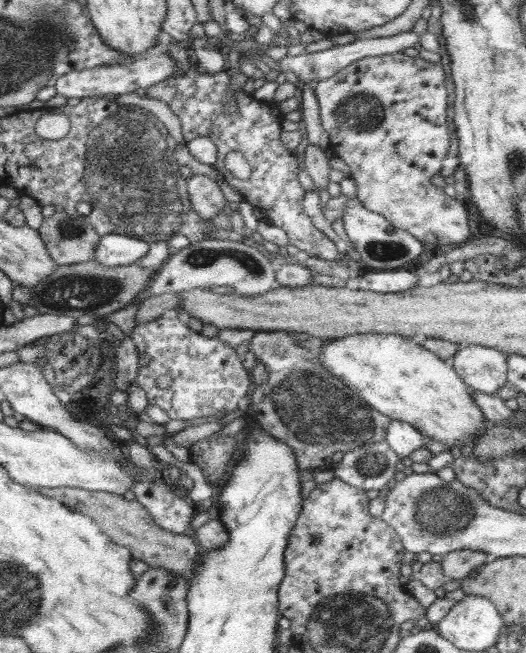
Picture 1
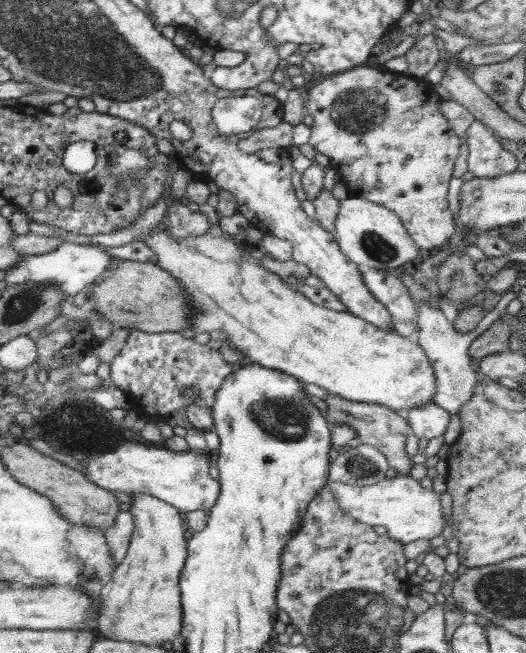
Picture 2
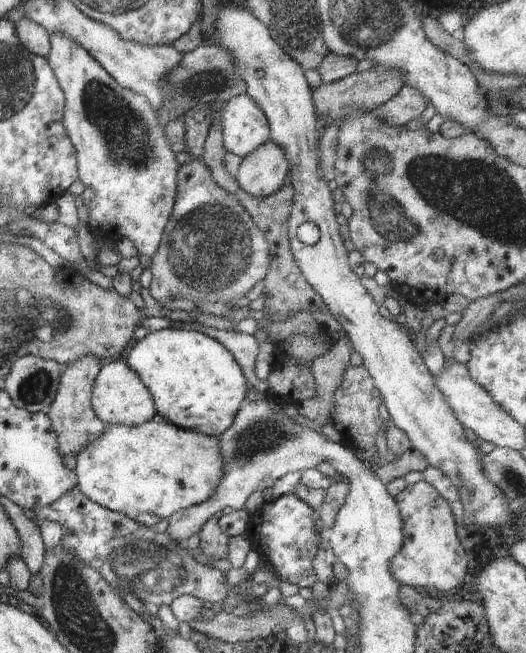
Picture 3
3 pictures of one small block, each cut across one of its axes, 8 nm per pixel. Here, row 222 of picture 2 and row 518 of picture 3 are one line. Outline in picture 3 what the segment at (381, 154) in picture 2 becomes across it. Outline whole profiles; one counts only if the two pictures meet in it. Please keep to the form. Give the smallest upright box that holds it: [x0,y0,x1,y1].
[391,481,467,592]

